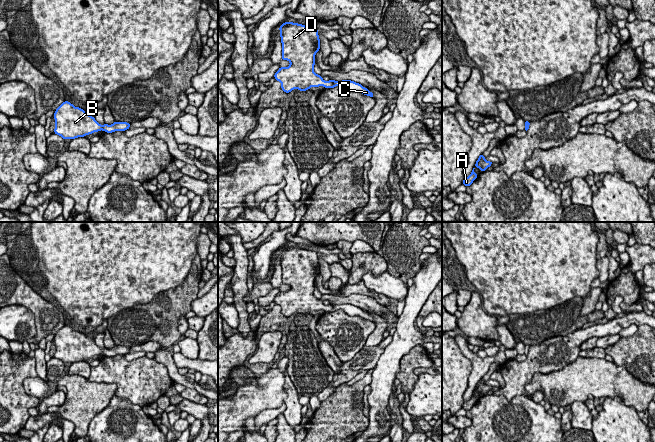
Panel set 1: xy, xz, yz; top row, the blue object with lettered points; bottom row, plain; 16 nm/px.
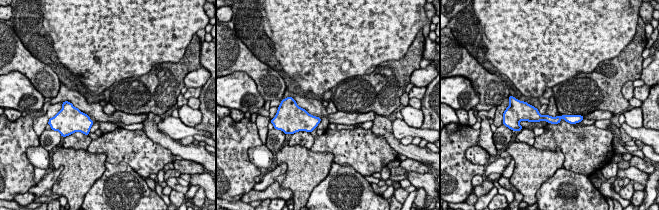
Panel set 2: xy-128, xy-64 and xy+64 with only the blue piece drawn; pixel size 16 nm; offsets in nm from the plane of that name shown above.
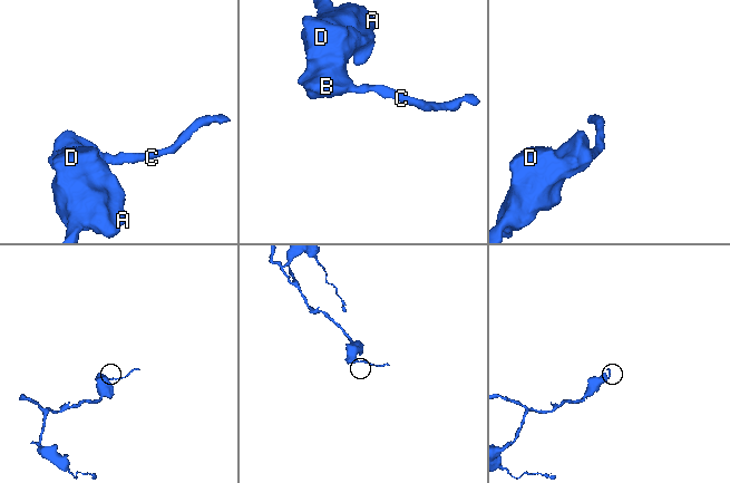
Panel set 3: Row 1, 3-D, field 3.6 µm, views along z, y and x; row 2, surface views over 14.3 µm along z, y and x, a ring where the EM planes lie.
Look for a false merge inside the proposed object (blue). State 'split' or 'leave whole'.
leave whole

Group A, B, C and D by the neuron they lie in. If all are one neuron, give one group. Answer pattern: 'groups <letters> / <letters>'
groups A B C D

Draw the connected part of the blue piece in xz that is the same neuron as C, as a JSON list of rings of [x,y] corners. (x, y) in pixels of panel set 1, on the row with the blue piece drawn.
[[[285,22],[279,27],[282,43],[282,60],[290,62],[288,67],[280,67],[274,74],[281,83],[281,89],[289,93],[294,89],[301,91],[311,87],[334,88],[343,86],[349,92],[360,92],[373,98],[374,94],[361,84],[351,80],[324,81],[314,72],[315,55],[320,50],[320,39],[315,27],[293,22]]]

